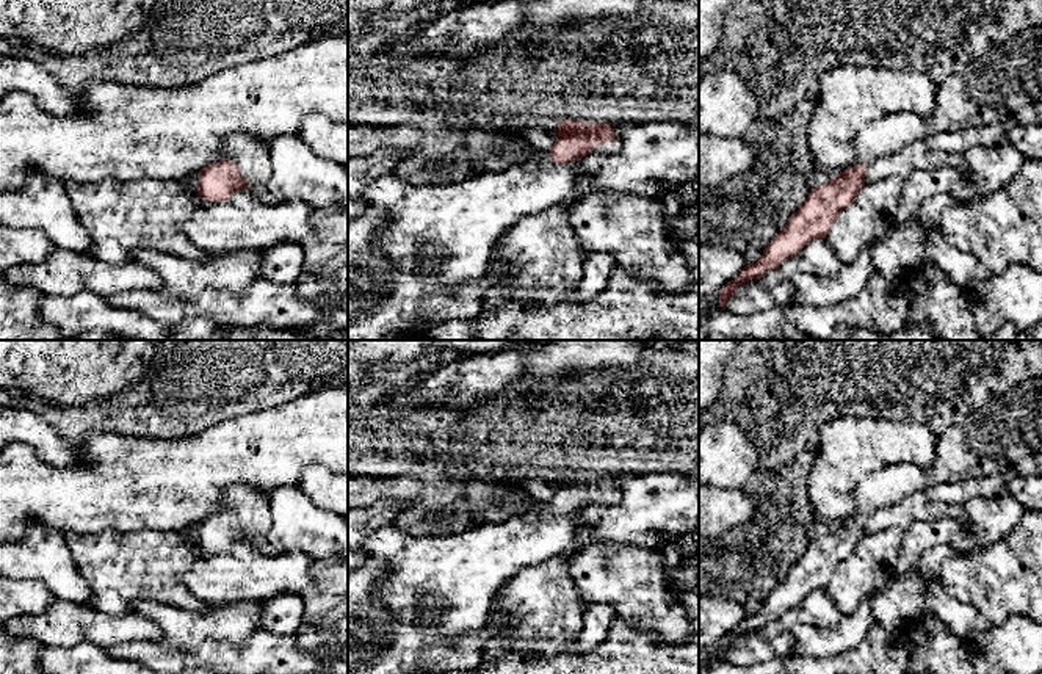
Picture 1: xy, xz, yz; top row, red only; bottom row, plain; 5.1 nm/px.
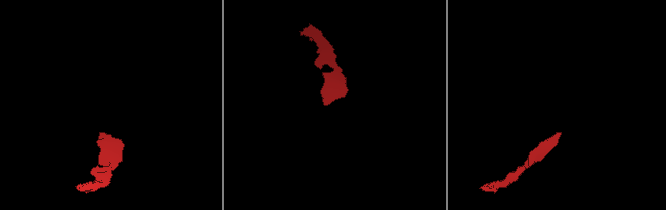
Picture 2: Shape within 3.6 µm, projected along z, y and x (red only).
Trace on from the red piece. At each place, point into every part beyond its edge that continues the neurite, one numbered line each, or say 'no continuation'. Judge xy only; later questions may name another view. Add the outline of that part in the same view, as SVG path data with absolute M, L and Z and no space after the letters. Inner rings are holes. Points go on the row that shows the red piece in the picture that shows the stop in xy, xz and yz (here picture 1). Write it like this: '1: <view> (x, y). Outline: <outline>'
1: xy (251, 154). Outline: M244 132L224 138L221 161L235 163L248 182L266 182L273 174L270 144Z

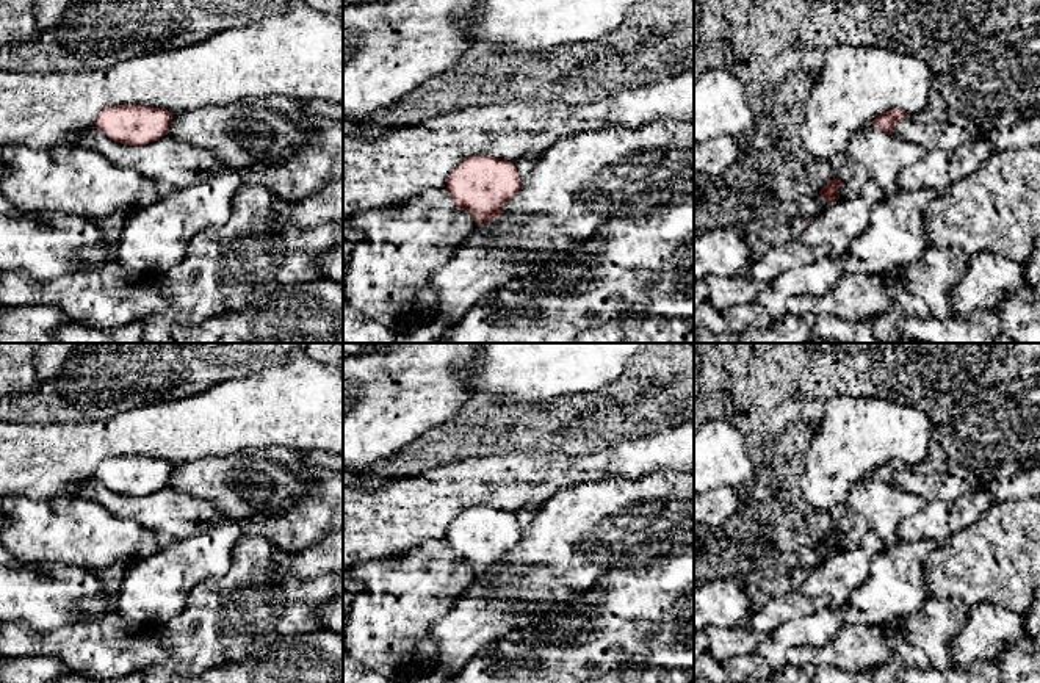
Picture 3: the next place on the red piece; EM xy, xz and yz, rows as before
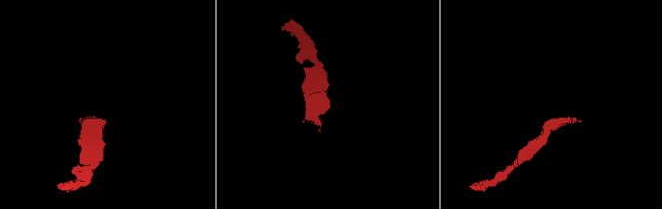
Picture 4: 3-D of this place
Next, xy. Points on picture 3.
no continuation

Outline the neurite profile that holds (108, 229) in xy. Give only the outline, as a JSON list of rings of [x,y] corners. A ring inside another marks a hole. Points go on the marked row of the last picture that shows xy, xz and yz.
[[[124,213],[89,221],[97,230],[97,243],[81,251],[77,258],[78,269],[99,268],[116,260],[124,221]]]

